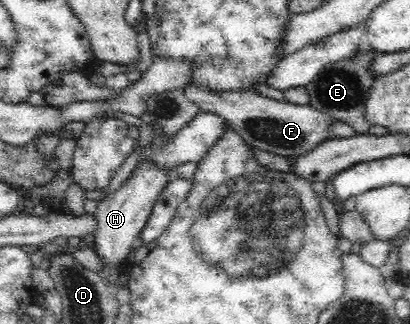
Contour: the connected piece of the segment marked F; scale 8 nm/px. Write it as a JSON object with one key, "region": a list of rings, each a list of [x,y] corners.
{"region":[[[187,84],[183,87],[183,92],[191,102],[201,108],[201,111],[211,112],[228,121],[229,125],[252,148],[283,157],[297,157],[313,151],[317,145],[329,140],[327,130],[330,125],[337,123],[336,119],[313,109],[309,103],[293,105],[293,103],[277,101],[249,90],[229,91],[221,93],[218,97],[212,91]]]}

